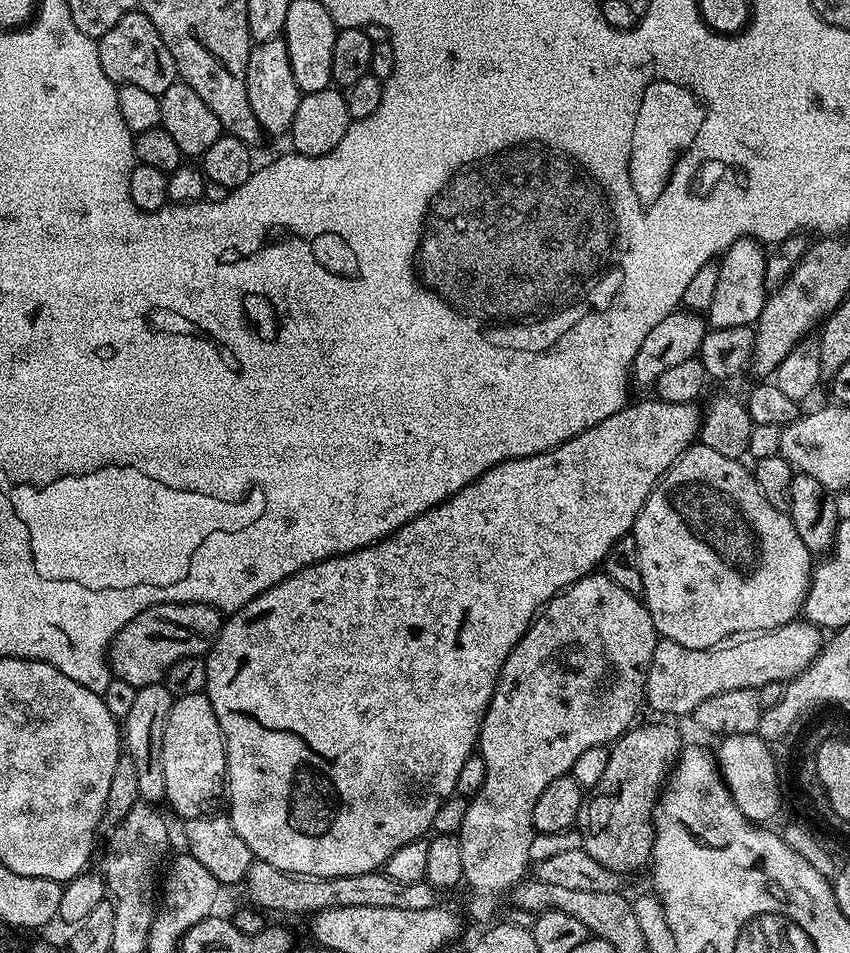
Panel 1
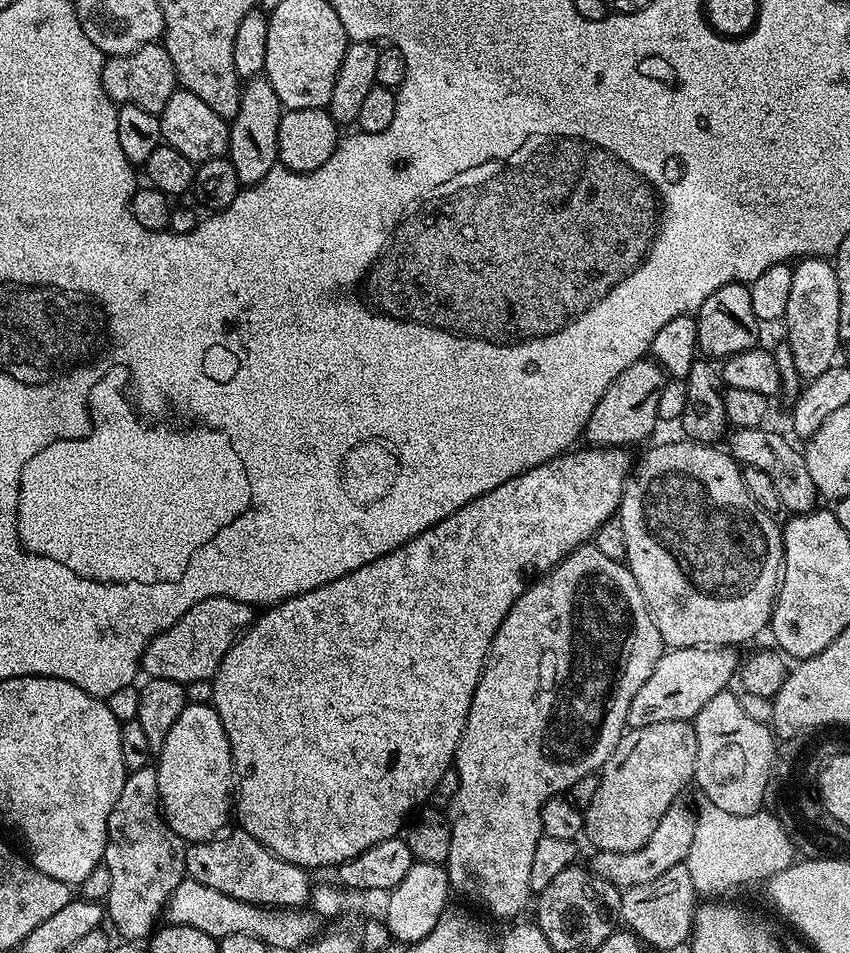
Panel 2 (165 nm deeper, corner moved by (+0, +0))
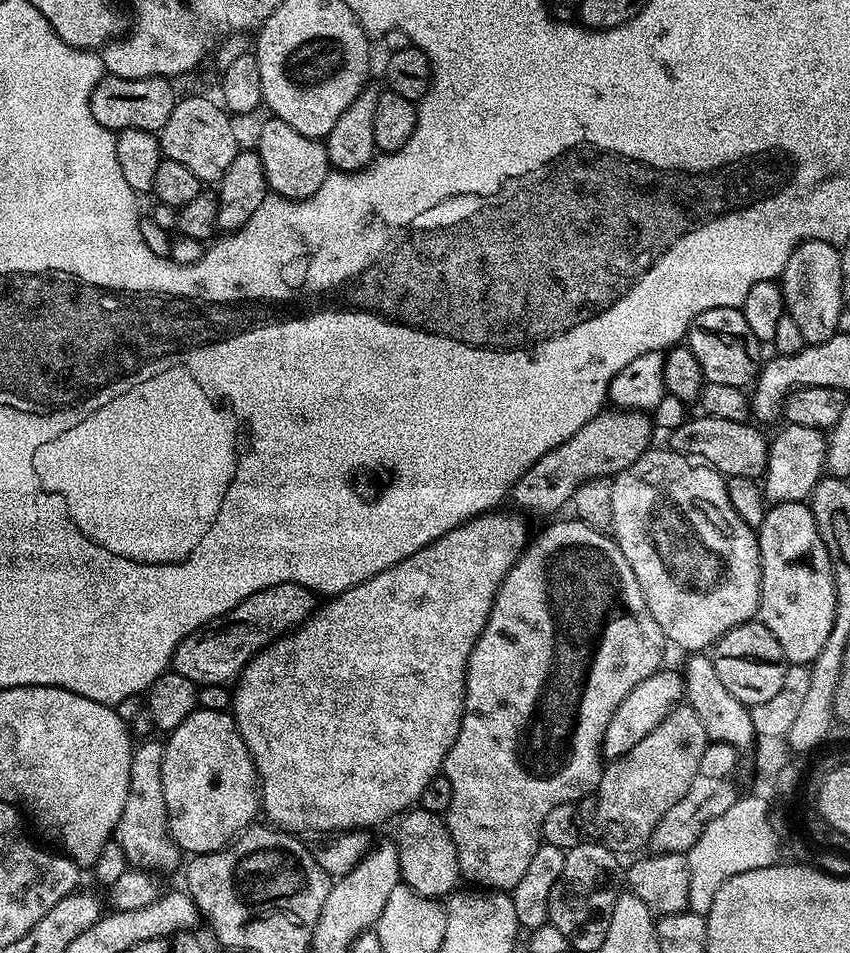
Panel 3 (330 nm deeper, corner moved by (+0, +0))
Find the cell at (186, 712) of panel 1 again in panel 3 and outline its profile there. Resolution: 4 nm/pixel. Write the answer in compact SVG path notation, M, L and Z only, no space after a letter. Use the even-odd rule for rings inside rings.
M197 707L186 722L167 733L162 758L162 794L166 794L168 811L168 834L184 854L216 852L226 848L261 811L260 785L256 767L250 758L246 742L242 742L231 711L219 712Z

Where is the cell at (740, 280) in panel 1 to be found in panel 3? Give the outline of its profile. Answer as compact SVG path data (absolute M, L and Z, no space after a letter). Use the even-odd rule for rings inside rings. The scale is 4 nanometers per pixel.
M718 306L702 310L702 314L698 314L694 322L690 322L686 347L692 351L694 358L698 358L698 366L702 366L702 374L707 382L747 389L762 367L761 342L754 338L740 308Z

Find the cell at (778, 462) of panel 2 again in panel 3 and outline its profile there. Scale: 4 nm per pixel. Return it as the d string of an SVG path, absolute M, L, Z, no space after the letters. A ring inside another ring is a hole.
M696 414L684 420L682 426L671 429L667 433L668 440L666 440L666 444L673 452L689 458L695 458L697 461L715 468L725 478L729 476L745 476L751 480L756 480L763 477L764 467L768 464L769 441L766 439L766 436L764 440L763 434L755 426L757 427L752 422L725 422L722 418L710 418L703 414Z

